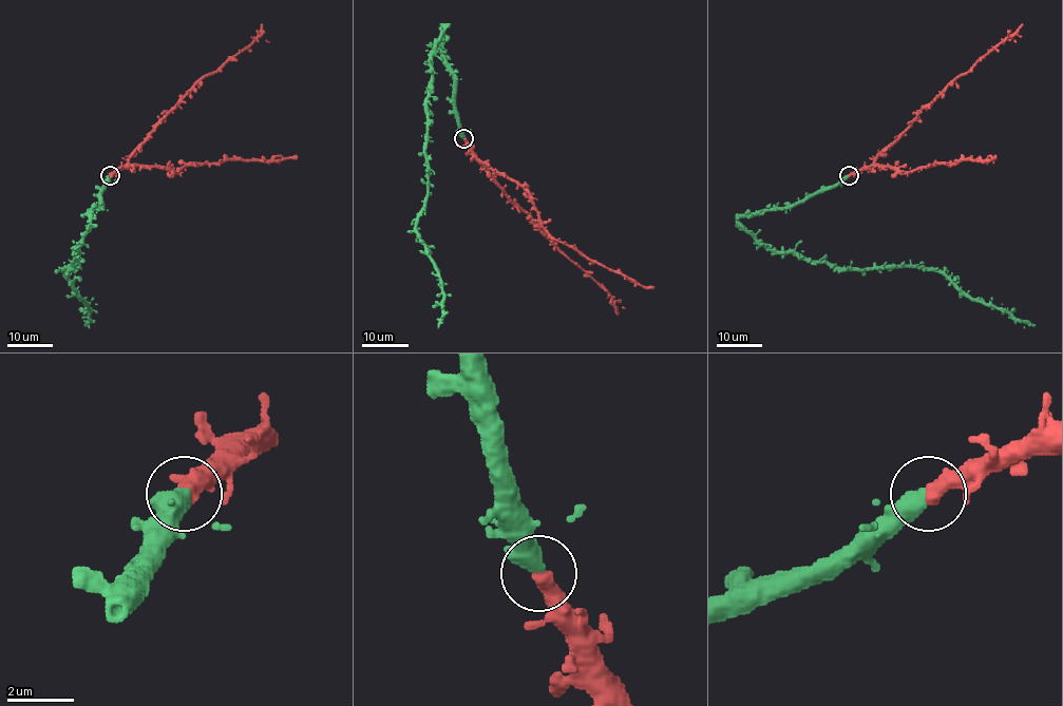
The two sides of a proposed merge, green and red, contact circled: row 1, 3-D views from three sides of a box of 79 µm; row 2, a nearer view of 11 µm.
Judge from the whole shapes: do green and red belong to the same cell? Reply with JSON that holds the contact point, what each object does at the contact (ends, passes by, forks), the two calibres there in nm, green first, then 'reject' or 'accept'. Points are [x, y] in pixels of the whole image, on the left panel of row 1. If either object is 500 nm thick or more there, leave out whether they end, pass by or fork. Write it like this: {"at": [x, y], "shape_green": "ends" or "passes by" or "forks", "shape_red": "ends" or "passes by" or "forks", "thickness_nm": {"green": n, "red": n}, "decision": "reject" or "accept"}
{"at": [110, 175], "shape_green": "ends", "shape_red": "ends", "thickness_nm": {"green": 480, "red": 440}, "decision": "accept"}

